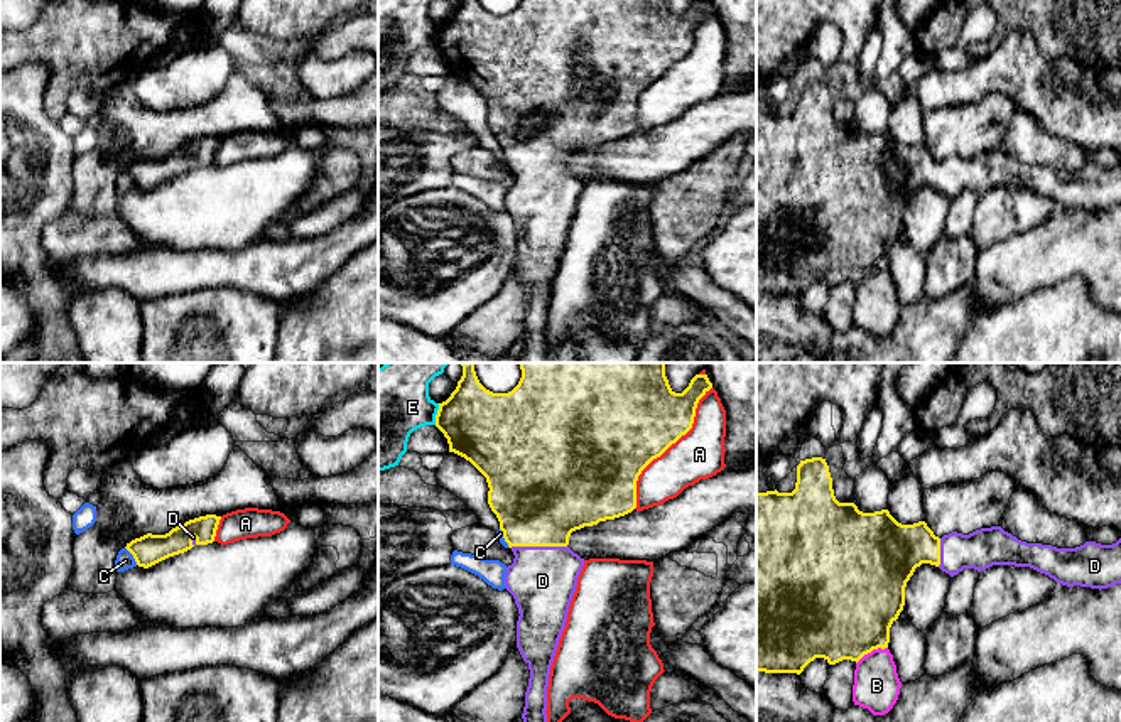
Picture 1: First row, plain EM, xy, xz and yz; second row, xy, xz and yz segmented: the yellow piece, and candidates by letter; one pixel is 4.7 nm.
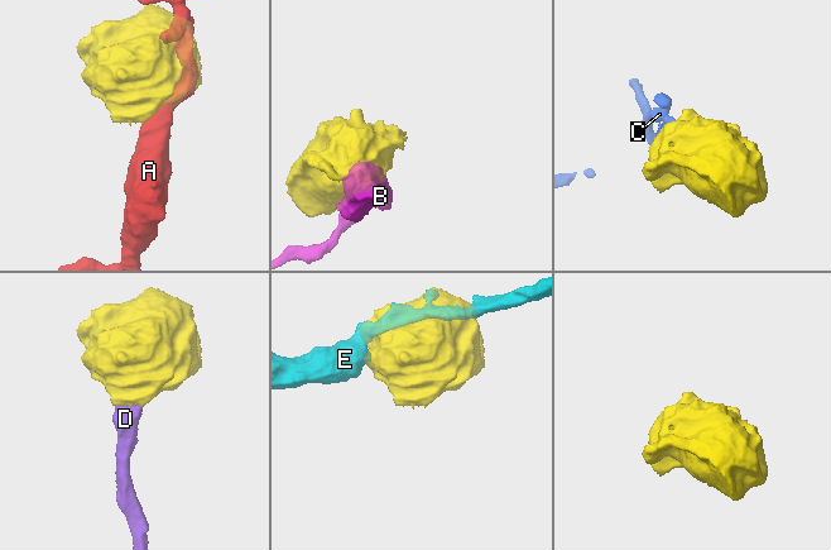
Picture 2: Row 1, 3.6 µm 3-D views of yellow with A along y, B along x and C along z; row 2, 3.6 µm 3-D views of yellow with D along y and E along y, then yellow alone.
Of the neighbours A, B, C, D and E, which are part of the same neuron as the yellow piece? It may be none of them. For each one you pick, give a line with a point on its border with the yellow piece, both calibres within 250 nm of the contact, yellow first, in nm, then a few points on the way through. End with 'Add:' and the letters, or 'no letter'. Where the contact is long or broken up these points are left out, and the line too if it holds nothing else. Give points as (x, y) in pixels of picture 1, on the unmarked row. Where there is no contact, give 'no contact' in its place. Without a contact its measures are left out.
D: meets yellow in xz at (537, 167); 480 nm thick on the yellow side, 320 nm on the other; runs through xz (541, 115), (537, 167), (542, 179), (542, 203)
Add: D

